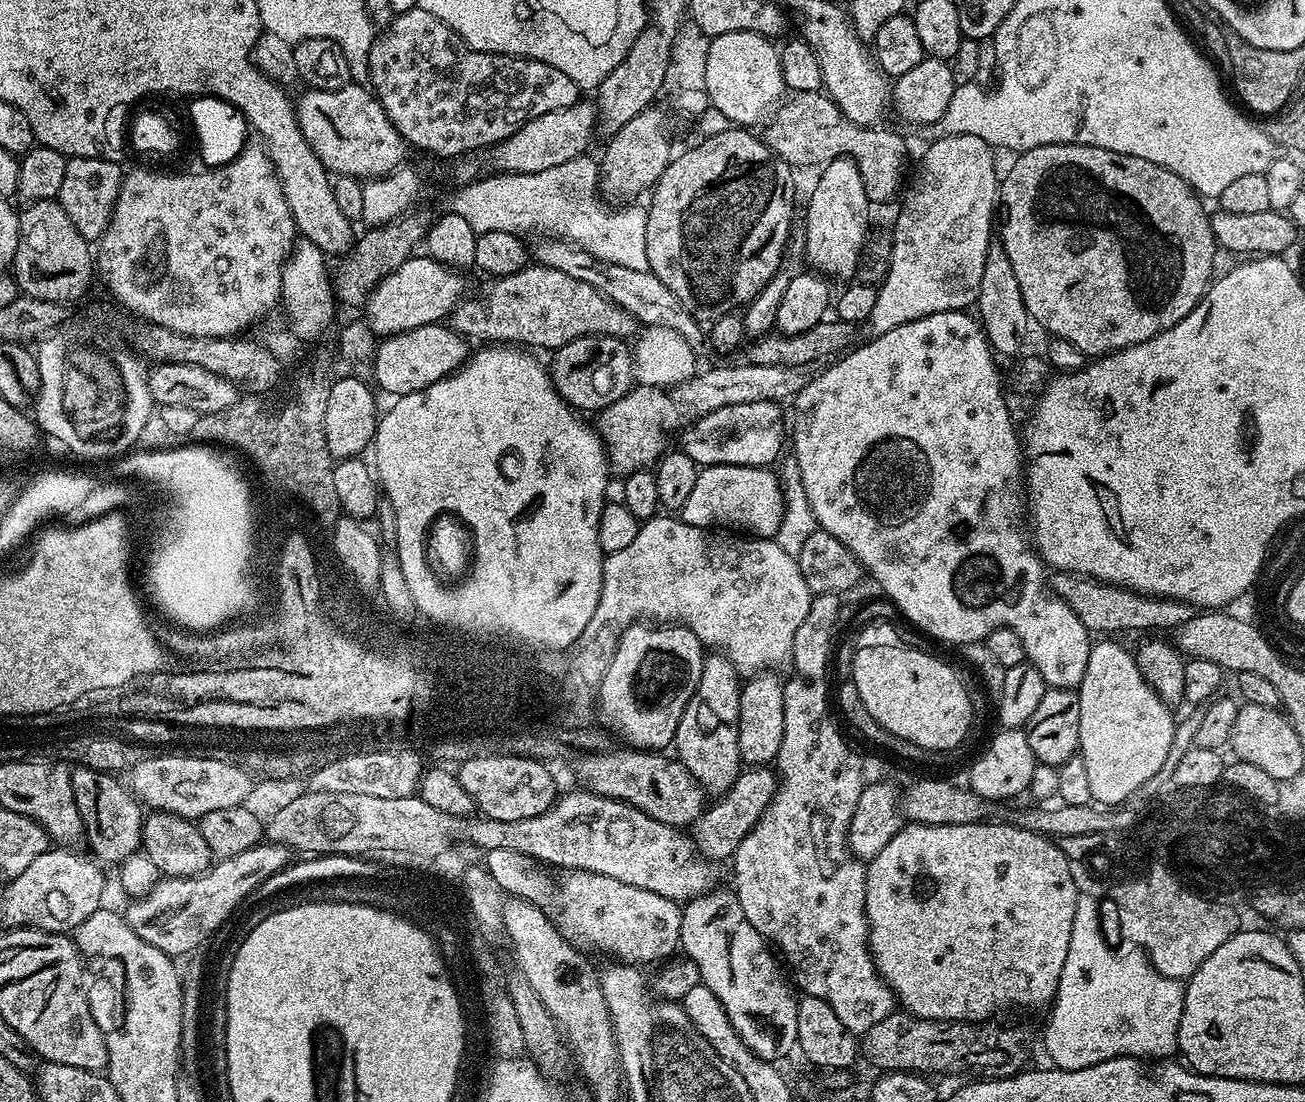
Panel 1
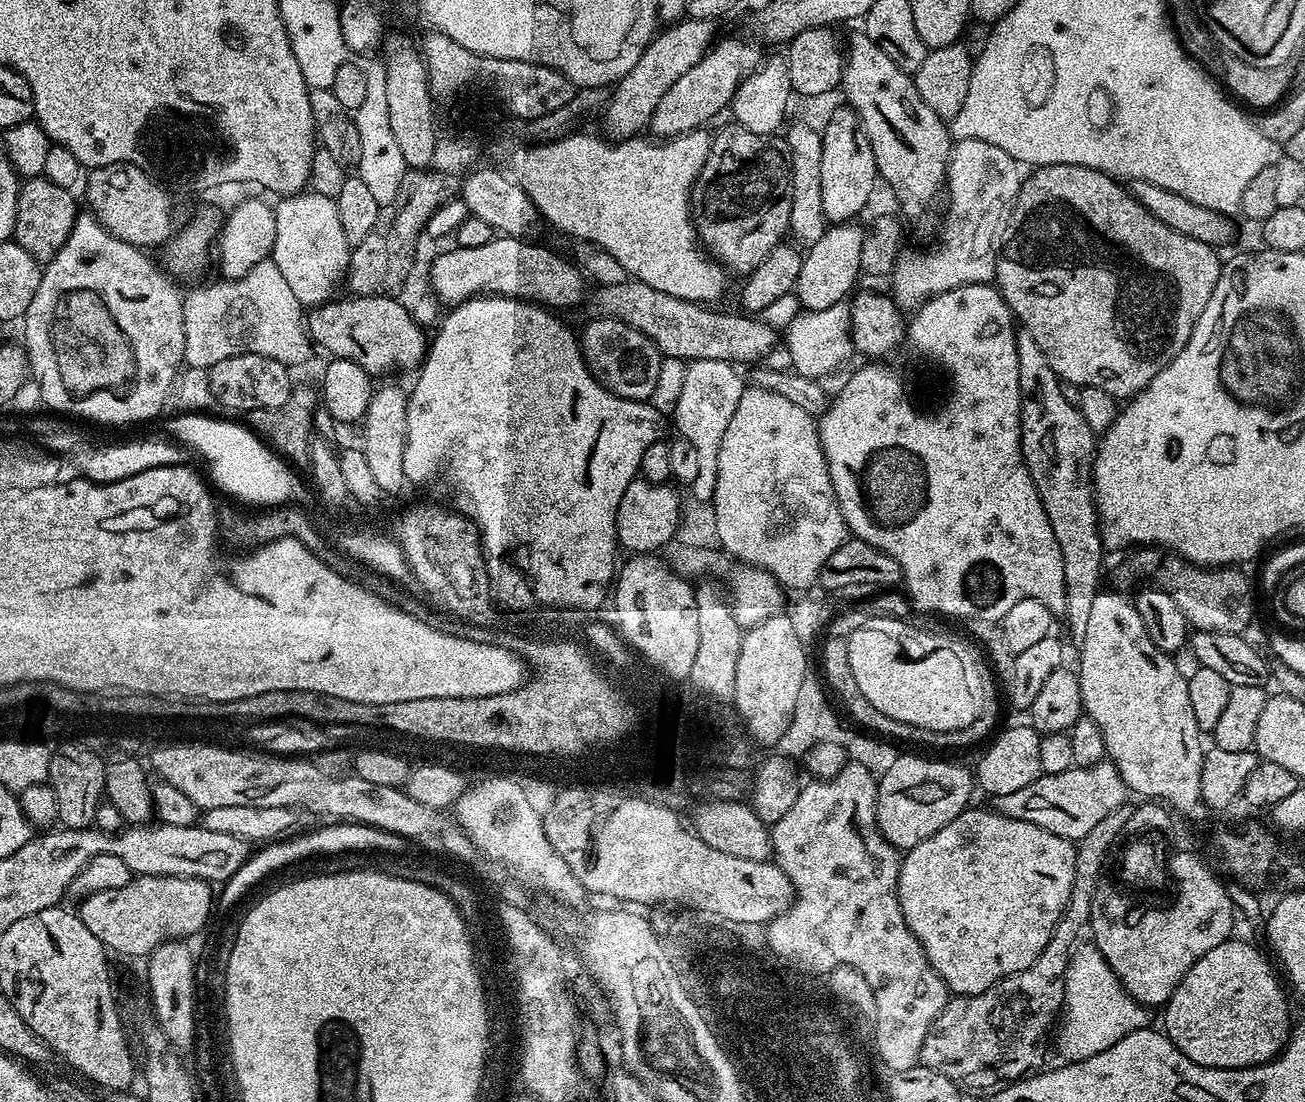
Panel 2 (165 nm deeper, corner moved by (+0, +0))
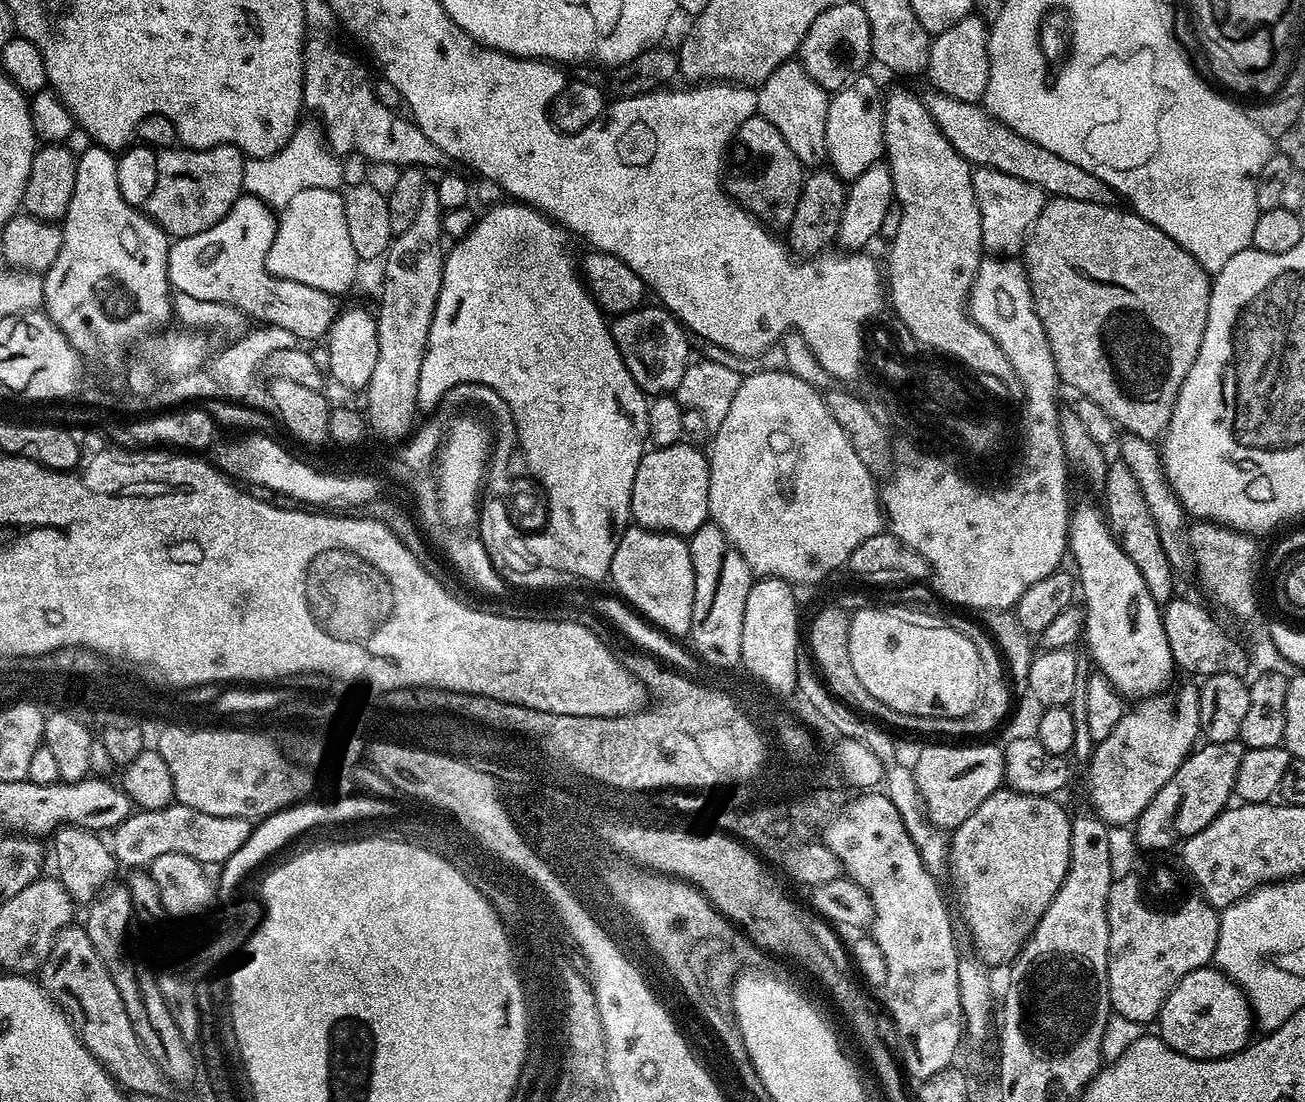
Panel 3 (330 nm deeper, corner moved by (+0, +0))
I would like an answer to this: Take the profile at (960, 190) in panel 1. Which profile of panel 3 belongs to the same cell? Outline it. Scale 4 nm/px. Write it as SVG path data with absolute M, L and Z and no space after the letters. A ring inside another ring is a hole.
M977 167L972 173L974 194L978 198L982 218L982 242L984 252L1004 254L1008 247L1021 238L1027 237L1033 222L1042 214L1046 203L1046 193L1036 185L1011 177L996 169Z

